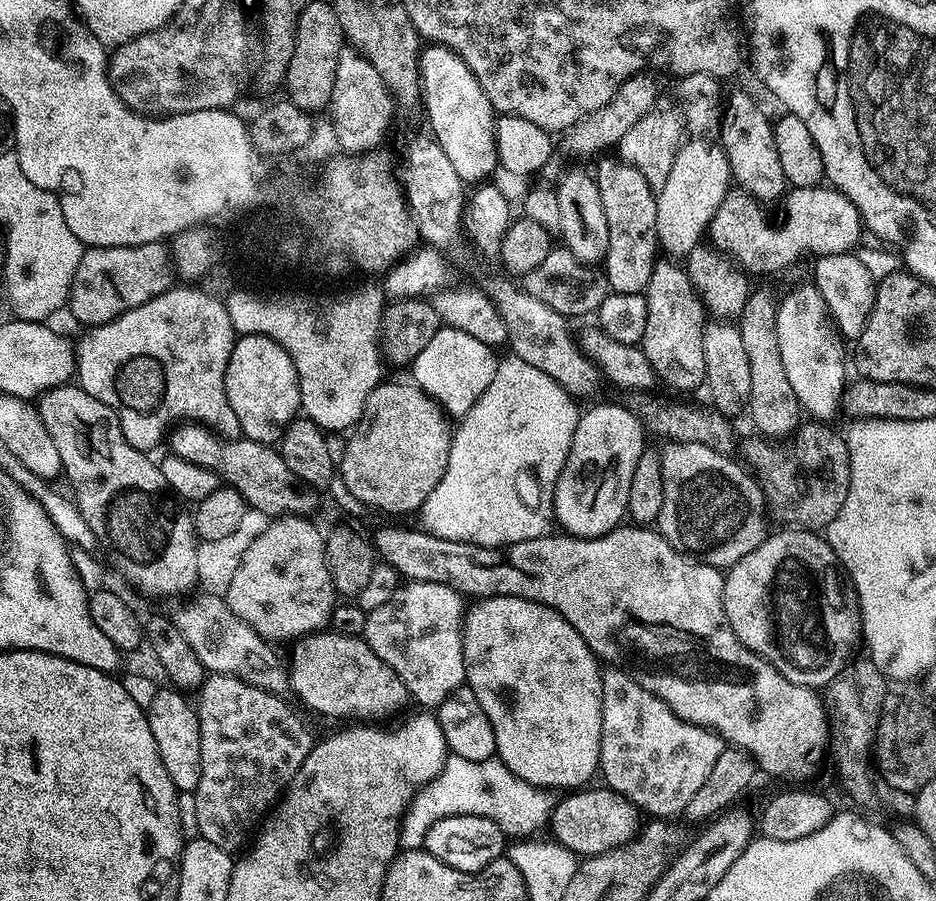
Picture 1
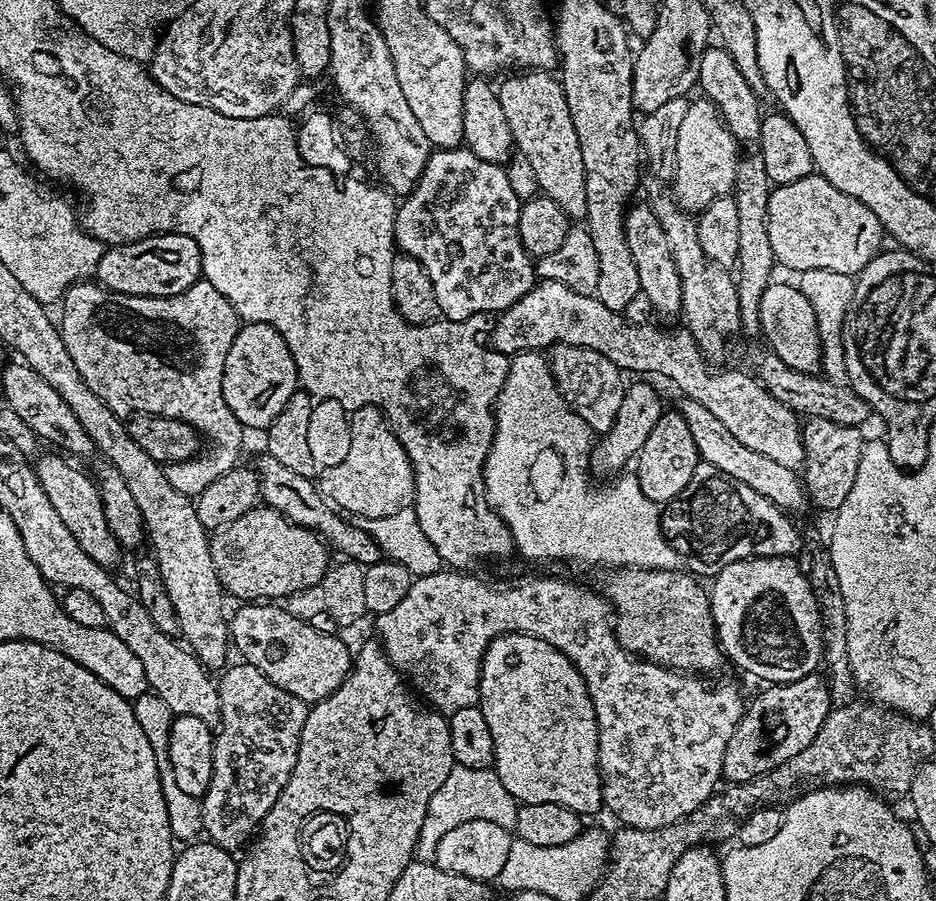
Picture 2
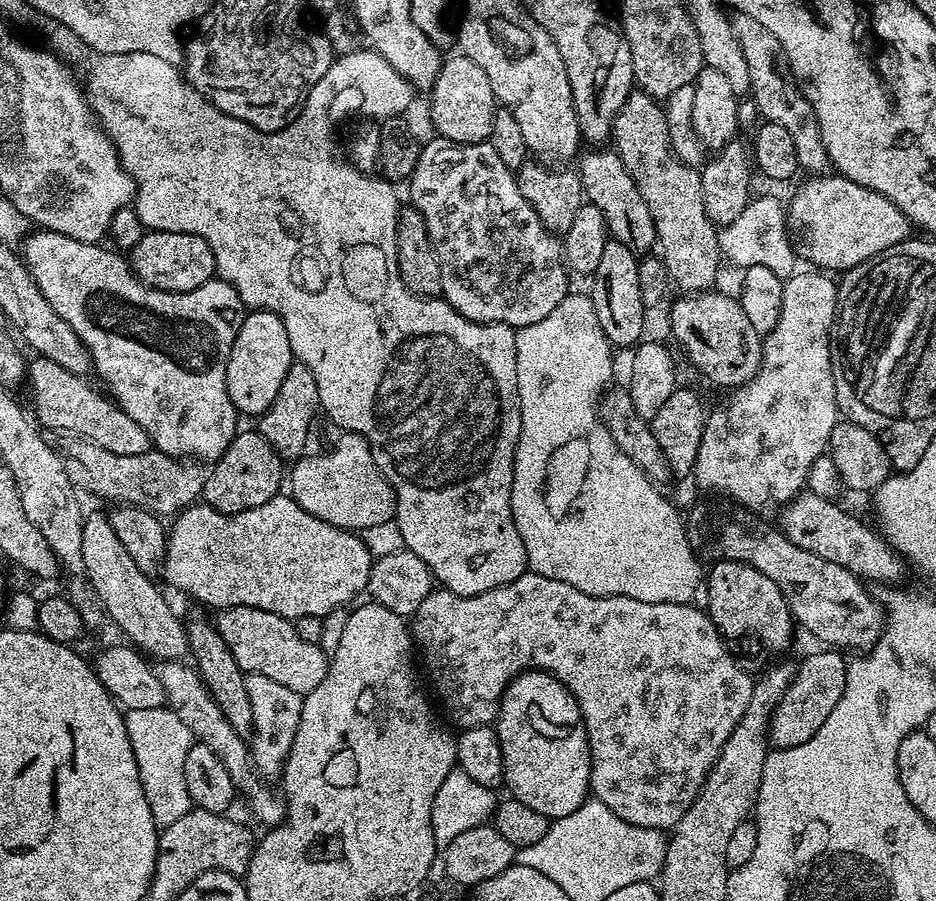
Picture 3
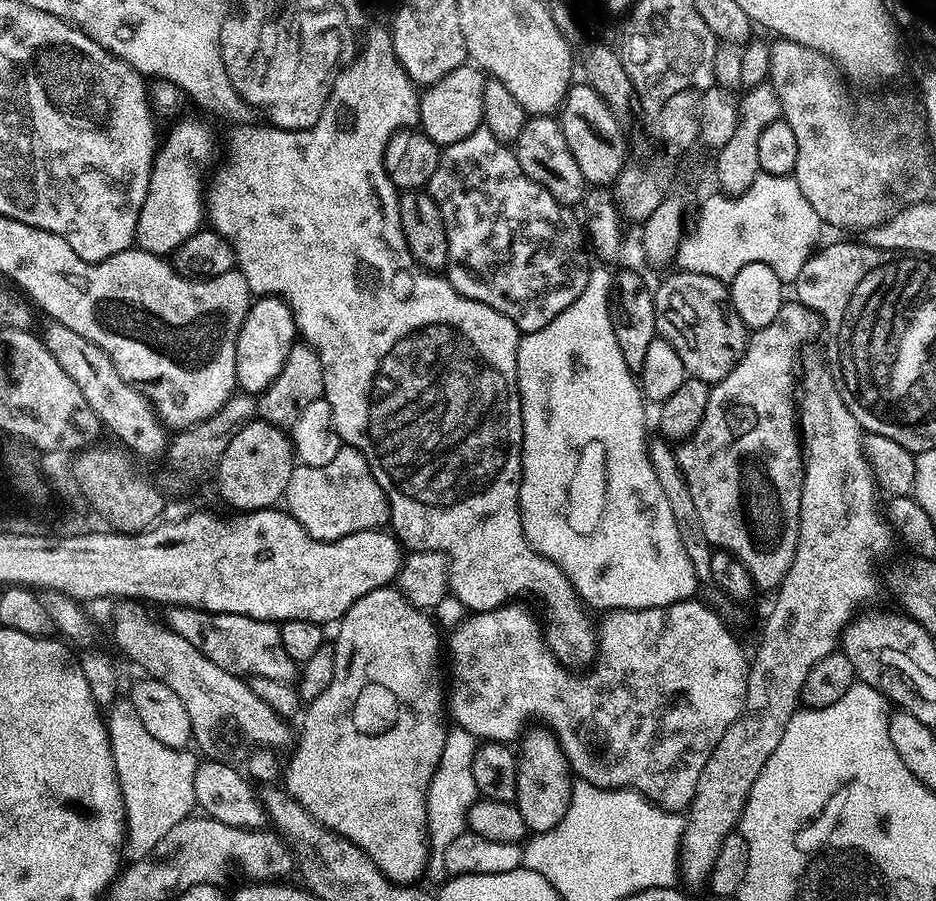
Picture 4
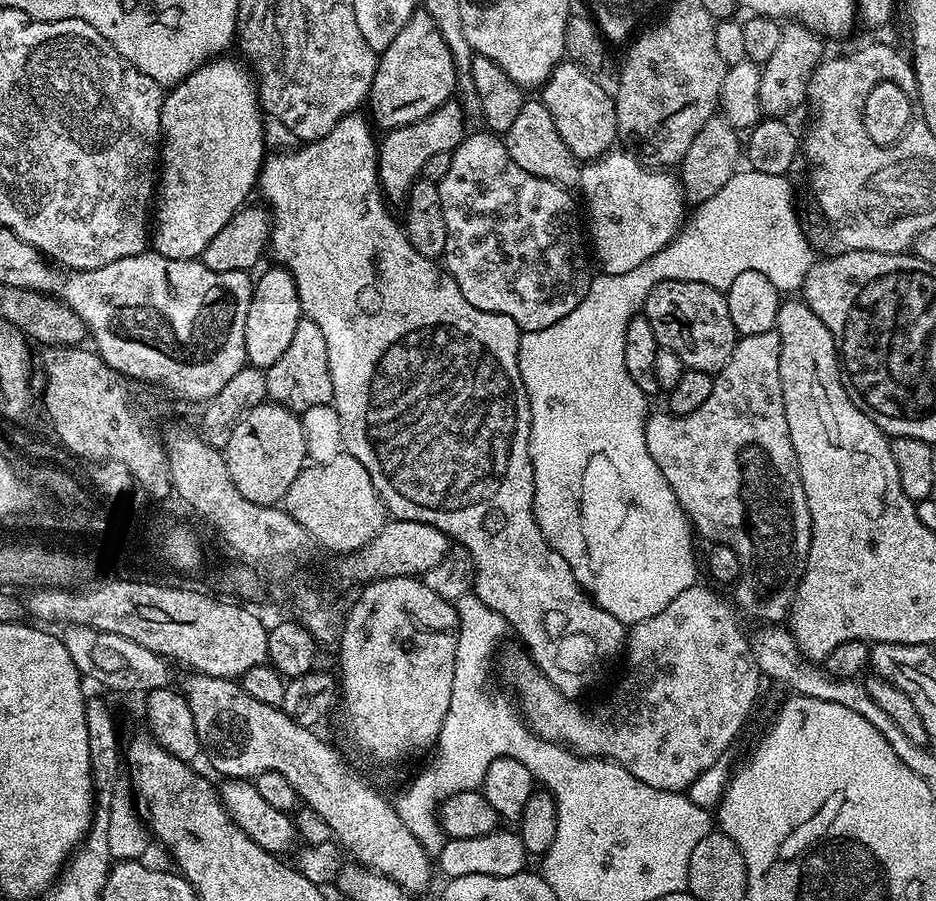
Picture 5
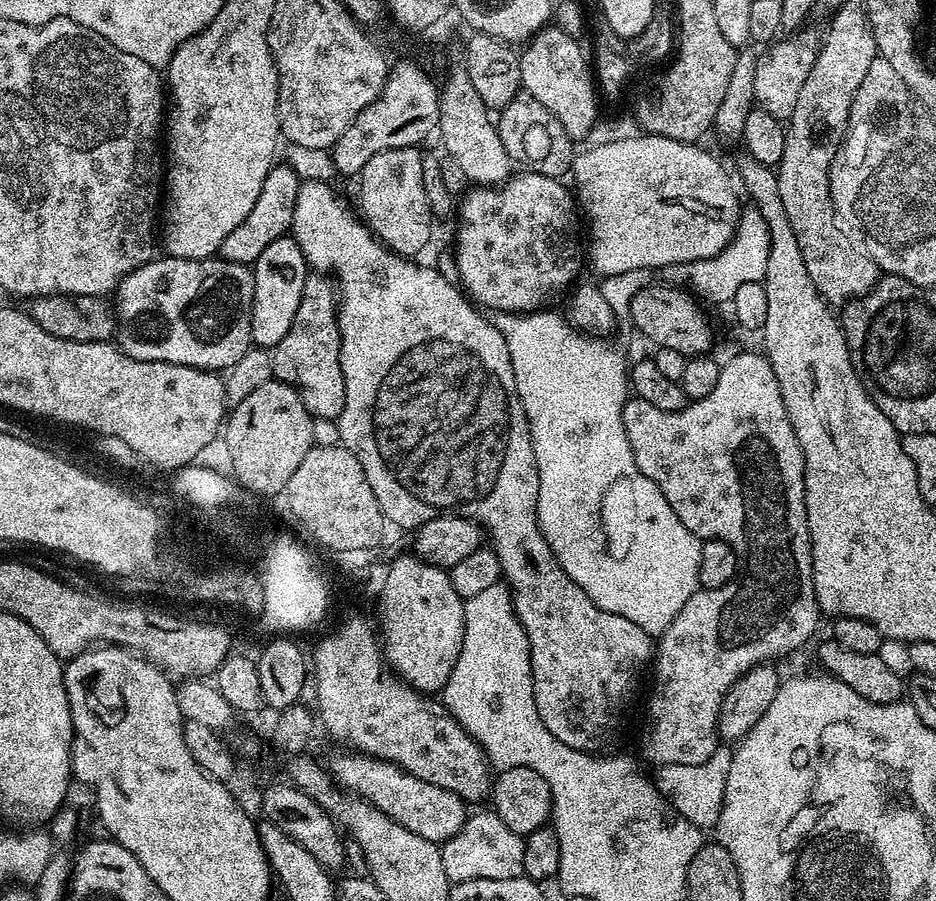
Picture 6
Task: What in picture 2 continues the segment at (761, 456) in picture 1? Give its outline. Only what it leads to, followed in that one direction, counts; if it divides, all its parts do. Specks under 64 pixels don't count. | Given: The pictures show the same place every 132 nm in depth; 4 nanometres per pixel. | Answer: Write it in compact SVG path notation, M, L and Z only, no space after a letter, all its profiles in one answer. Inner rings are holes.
M824 418L805 419L802 424L805 460L802 467L802 483L813 505L825 508L828 514L846 502L846 494L850 494L850 486L854 486L854 478L858 474L858 458L862 458L862 450L866 443L860 437L861 429L850 425L838 425Z

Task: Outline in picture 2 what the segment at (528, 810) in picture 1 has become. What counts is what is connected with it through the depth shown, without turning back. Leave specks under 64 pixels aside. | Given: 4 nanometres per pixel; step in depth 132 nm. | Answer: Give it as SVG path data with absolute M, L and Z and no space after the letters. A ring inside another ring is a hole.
M453 766L446 782L438 786L434 798L430 798L430 806L426 810L426 818L422 822L422 830L418 834L415 859L423 864L436 863L438 842L449 830L462 826L462 822L498 822L498 826L512 830L516 826L516 810L518 801L502 786L498 774L492 768L462 768Z

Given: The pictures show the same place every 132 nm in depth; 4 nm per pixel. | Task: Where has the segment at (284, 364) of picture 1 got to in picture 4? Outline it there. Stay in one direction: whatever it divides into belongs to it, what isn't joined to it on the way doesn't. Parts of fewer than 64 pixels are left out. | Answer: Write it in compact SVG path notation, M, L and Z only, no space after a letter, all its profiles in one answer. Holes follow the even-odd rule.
M262 296L252 301L246 318L242 322L242 330L238 334L236 343L236 382L239 391L249 394L259 394L264 392L278 378L278 373L282 371L282 366L290 354L292 345L297 343L298 333L296 323L292 317L292 311L288 309L288 303L280 299L279 296Z

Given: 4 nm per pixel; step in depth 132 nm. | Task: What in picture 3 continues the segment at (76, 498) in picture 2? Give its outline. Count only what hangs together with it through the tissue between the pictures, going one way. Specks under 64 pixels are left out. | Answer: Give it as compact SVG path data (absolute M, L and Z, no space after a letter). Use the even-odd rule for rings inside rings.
M92 512L83 517L82 526L82 558L84 559L84 576L87 583L92 585L96 597L100 599L100 606L104 609L107 619L113 620L120 627L120 632L129 645L135 646L141 653L149 657L156 656L157 661L180 660L189 655L188 634L185 621L176 617L174 609L168 605L168 600L155 588L153 577L142 574L138 565L130 554L126 554L126 546L118 542L118 534L114 534L114 526L110 526L108 516L105 513Z

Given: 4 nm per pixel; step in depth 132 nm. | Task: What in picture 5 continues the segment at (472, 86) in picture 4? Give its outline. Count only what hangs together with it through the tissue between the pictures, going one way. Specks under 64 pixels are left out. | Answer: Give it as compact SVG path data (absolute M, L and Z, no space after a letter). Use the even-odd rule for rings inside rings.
M451 100L432 111L426 118L410 126L389 129L383 135L385 137L381 137L377 147L377 168L381 191L389 201L403 201L407 197L409 189L421 177L431 155L451 152L461 143L466 135L464 115L463 107L457 101Z

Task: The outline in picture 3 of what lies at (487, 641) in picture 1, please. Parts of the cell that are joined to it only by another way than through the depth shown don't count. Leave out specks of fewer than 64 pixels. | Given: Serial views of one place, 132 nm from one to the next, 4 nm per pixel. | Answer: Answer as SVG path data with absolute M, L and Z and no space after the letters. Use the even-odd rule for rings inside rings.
M525 670L519 672L506 686L500 699L500 709L494 721L498 742L502 746L504 763L504 784L518 802L526 802L530 810L547 816L549 821L561 820L566 814L574 814L578 806L589 799L590 753L588 735L578 702L558 678L548 672Z

